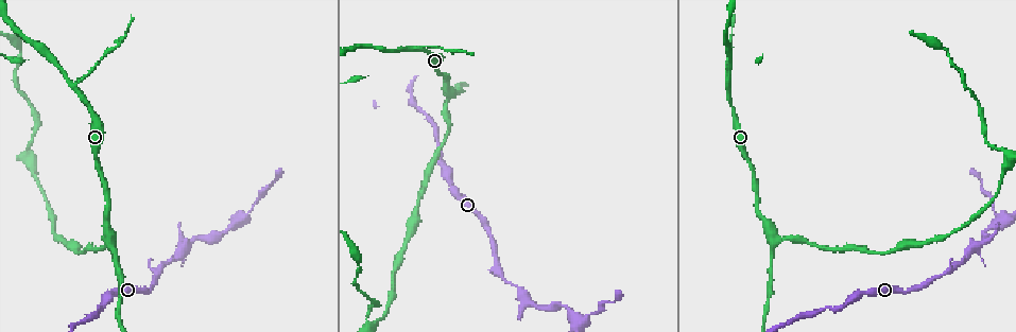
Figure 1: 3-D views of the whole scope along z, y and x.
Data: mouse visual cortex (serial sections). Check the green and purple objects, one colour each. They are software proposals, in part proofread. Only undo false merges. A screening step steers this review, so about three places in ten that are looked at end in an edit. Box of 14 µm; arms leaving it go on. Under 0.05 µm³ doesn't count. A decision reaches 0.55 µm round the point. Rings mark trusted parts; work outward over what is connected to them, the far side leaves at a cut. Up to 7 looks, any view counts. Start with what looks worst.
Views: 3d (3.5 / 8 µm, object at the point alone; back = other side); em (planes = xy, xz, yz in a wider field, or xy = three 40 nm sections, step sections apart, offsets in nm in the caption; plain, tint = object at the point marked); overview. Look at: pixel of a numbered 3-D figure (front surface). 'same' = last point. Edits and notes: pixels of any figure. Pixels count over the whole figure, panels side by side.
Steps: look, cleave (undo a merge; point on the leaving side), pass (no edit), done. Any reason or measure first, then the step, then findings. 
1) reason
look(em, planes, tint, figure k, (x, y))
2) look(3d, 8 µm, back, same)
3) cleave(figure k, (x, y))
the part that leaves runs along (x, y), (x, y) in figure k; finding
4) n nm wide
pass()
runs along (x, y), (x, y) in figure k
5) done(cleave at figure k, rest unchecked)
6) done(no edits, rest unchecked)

side arm on a straight run
look(em, xy, step 1, tint, figure 1, (75, 88))

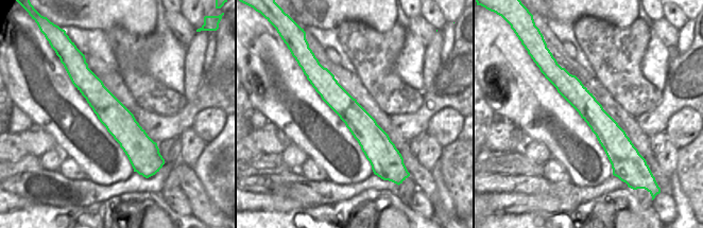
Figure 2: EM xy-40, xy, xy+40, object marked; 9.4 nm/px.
look(3d, 3.5 µm, same)

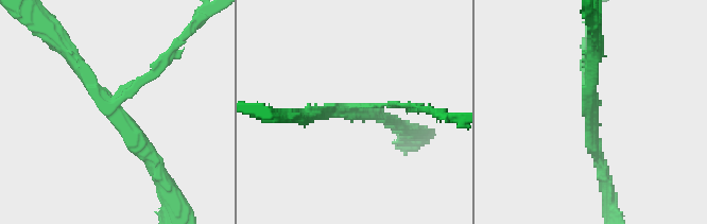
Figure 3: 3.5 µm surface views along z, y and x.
arms of 100, 200, 200 nm
cleave(figure 3, (149, 75))
the part that leaves runs along (124, 99), (170, 56), (192, 23) in figure 3; two cells meet here

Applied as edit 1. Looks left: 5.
see it whole again
look(overview)

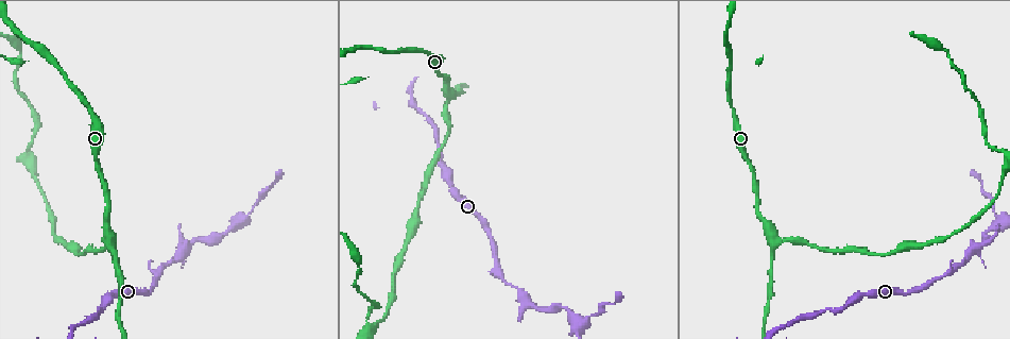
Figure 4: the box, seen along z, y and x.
three-way junction
look(3d, 3.5 µm, figure 4, (773, 242))

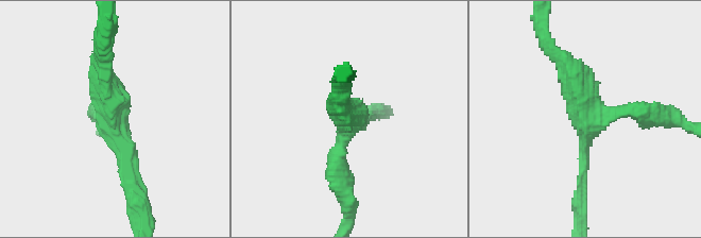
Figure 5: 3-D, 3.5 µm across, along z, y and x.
look(em, xy, step 5, tint, figure 5, (344, 126))

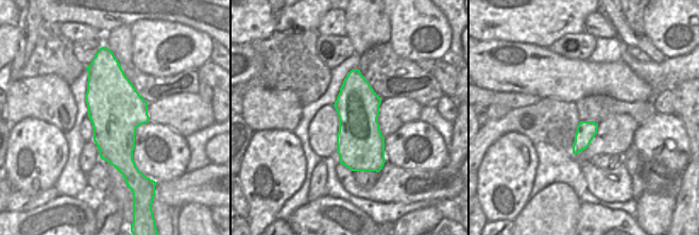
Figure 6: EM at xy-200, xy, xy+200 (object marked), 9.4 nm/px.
440 nm wide
pass()
runs along (556, 54), (594, 113), (660, 116) in figure 5; continuous, no second cell

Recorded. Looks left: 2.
done(cleave at figure 3, rest unchecked)

